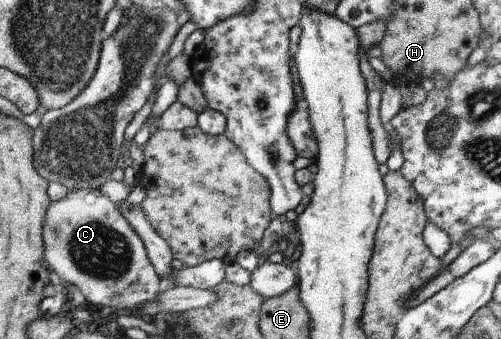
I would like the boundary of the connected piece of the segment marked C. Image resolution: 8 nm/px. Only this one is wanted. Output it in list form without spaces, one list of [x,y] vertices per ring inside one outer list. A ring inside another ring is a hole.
[[[75,189],[70,193],[68,192],[65,195],[65,198],[50,202],[46,210],[46,215],[44,216],[41,230],[42,243],[44,244],[44,259],[47,261],[48,268],[51,272],[57,274],[61,281],[67,282],[67,284],[71,284],[71,286],[78,288],[79,292],[83,294],[89,305],[111,306],[111,308],[117,308],[117,310],[137,310],[143,303],[153,300],[159,294],[162,288],[161,280],[157,276],[150,260],[147,258],[144,244],[141,242],[139,236],[137,236],[137,233],[129,226],[129,223],[124,220],[123,215],[118,211],[115,204],[109,201],[109,198],[105,197],[99,189]]]

